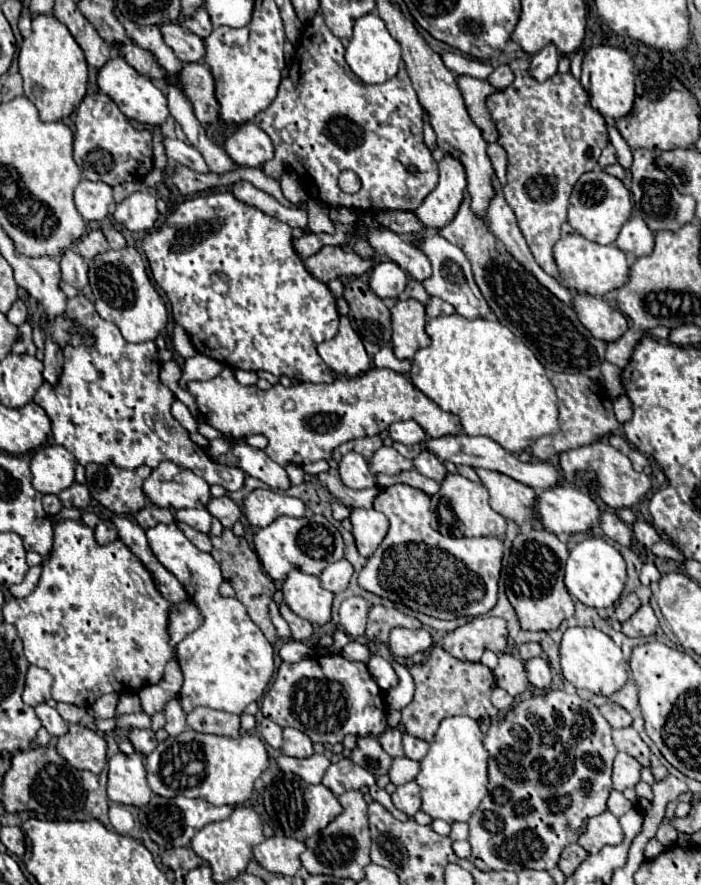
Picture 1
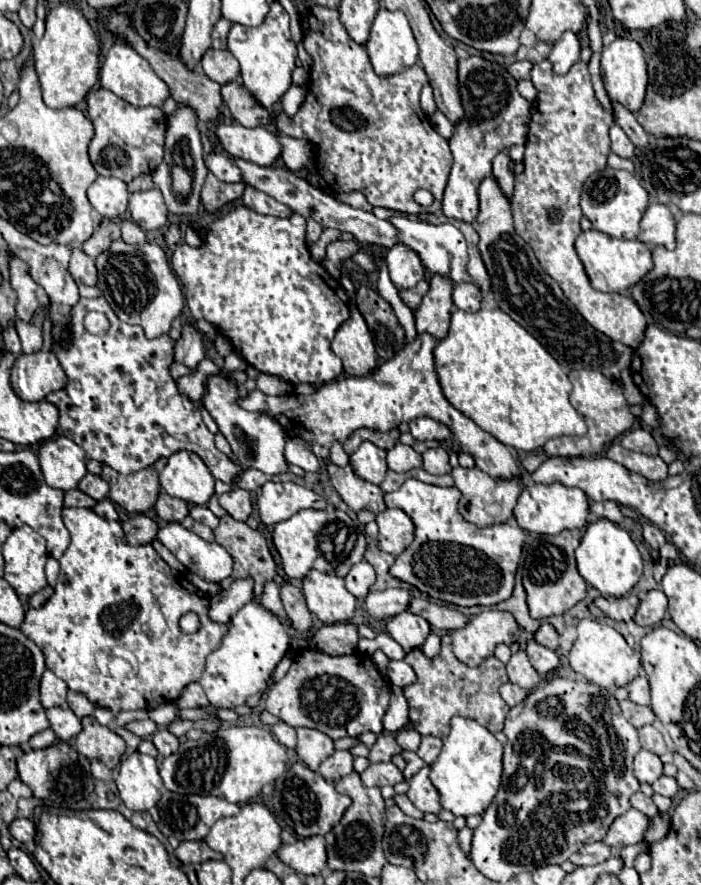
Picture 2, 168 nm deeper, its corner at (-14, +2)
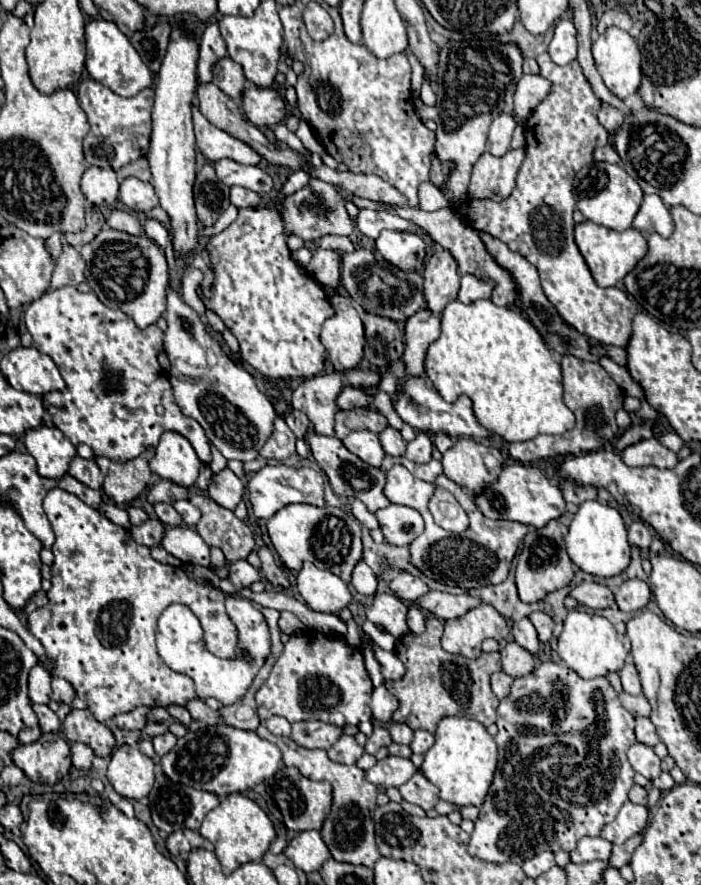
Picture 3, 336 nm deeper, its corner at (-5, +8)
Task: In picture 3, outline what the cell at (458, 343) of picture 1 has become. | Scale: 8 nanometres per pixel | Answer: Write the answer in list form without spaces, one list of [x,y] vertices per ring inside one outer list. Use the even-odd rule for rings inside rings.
[[[460,300],[450,302],[442,312],[442,334],[428,346],[424,366],[426,376],[446,402],[454,402],[458,396],[466,394],[474,404],[474,414],[480,424],[508,442],[530,440],[538,434],[562,434],[574,426],[574,414],[562,400],[560,364],[552,358],[544,338],[528,318],[514,310],[500,308],[492,300],[478,300],[472,304],[462,304]]]

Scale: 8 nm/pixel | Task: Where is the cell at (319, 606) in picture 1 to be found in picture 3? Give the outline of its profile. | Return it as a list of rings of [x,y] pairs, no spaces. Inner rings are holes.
[[[306,562],[306,566],[298,572],[296,582],[300,596],[314,612],[338,614],[352,600],[352,594],[342,578],[328,570],[316,568],[312,562]]]

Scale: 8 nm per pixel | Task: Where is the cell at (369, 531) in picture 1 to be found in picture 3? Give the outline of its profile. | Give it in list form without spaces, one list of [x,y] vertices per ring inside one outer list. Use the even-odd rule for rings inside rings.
[[[390,504],[388,508],[382,508],[376,512],[376,518],[380,522],[380,530],[384,538],[392,546],[410,546],[418,534],[422,534],[422,516],[408,506]]]

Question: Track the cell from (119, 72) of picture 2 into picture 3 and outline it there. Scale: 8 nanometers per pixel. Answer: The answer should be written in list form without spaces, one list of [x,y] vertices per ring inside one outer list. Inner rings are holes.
[[[96,18],[86,24],[86,70],[88,74],[120,96],[134,96],[152,86],[152,72],[142,62],[126,34],[110,20]]]

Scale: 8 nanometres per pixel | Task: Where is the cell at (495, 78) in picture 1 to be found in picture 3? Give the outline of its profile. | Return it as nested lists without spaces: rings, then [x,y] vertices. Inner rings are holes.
[[[524,74],[514,94],[516,116],[522,118],[522,122],[526,122],[526,118],[530,118],[530,114],[534,112],[534,106],[538,106],[538,102],[542,102],[542,98],[546,98],[548,92],[550,92],[550,82],[546,82],[546,78]]]

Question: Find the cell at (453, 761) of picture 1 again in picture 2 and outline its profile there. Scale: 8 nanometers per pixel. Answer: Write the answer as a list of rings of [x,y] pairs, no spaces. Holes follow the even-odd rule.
[[[455,716],[439,758],[431,764],[431,782],[441,796],[441,806],[455,816],[483,814],[495,798],[503,772],[503,744],[479,722]]]

